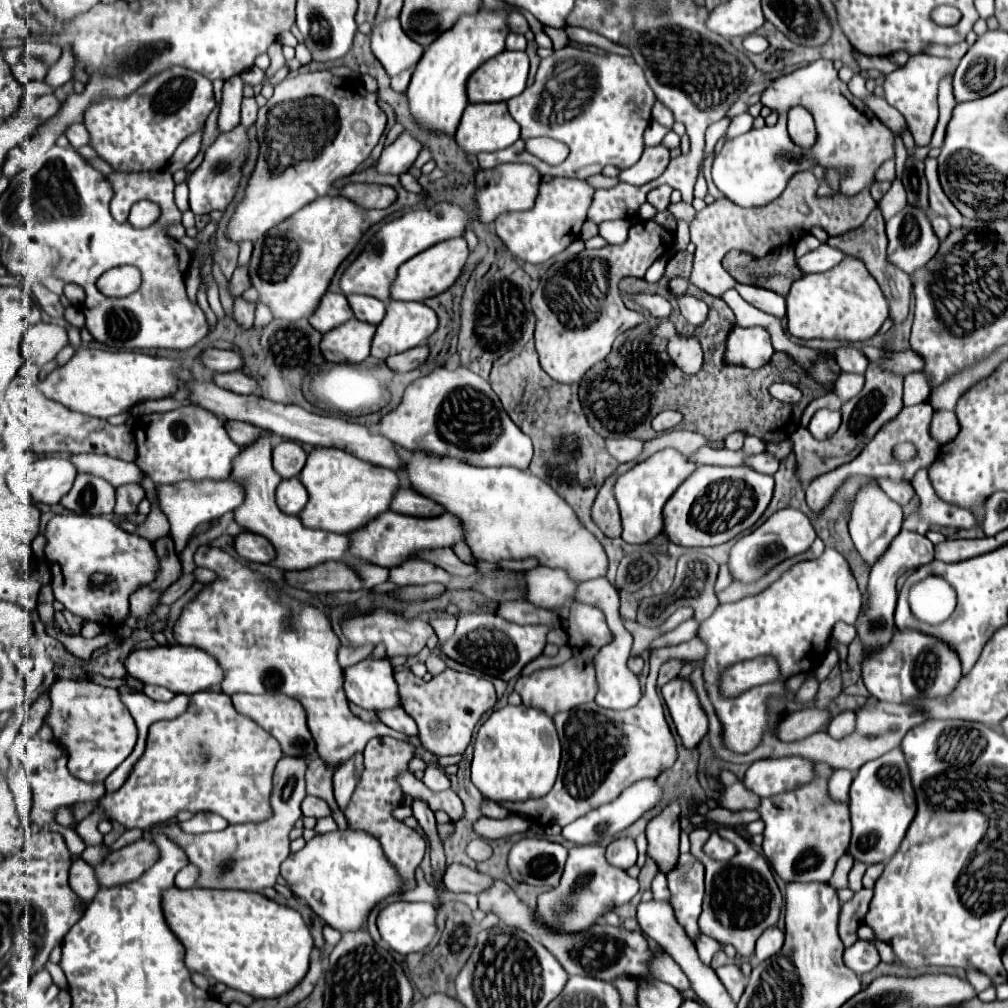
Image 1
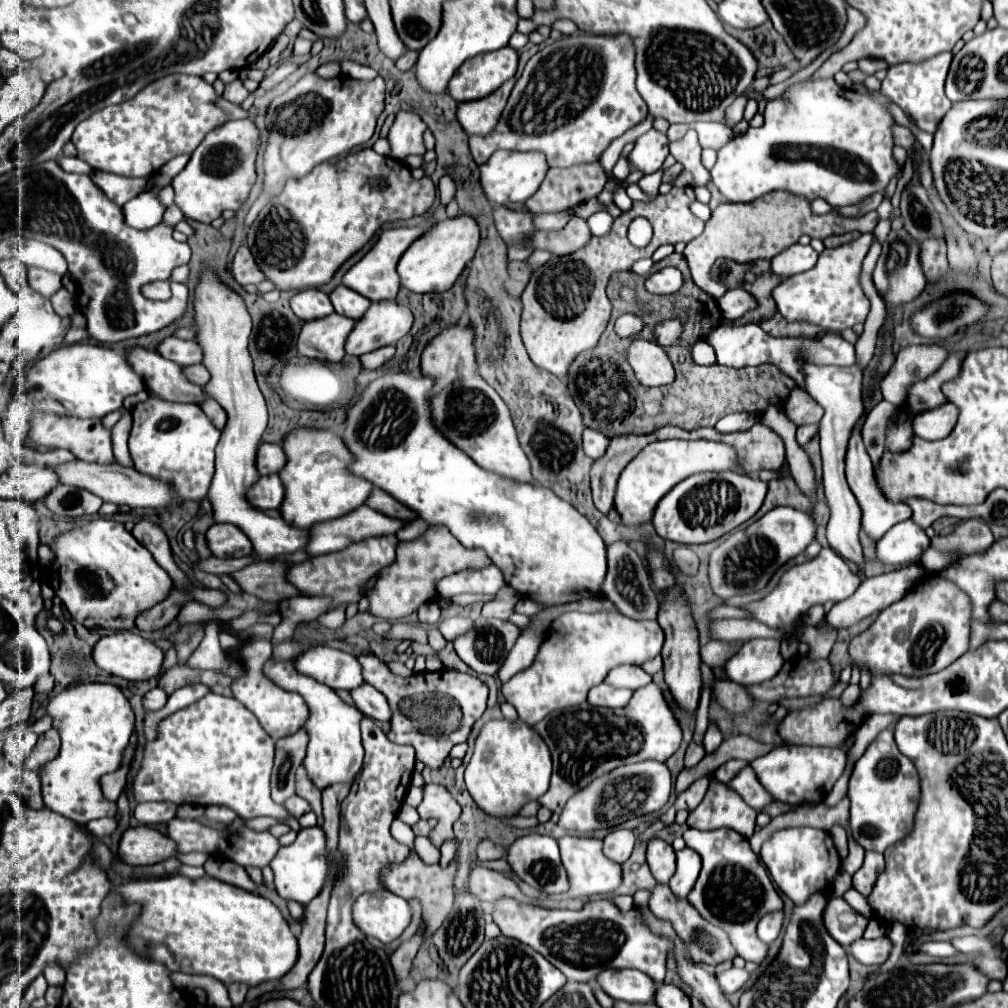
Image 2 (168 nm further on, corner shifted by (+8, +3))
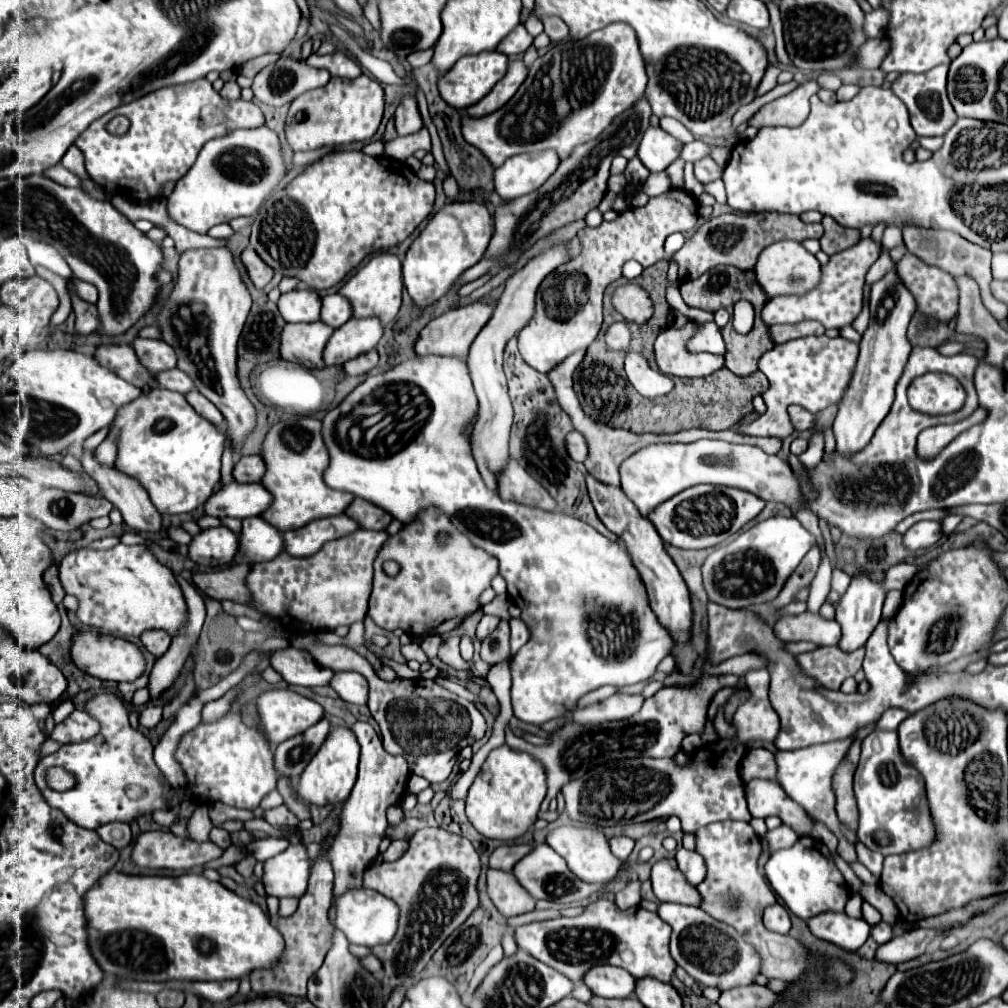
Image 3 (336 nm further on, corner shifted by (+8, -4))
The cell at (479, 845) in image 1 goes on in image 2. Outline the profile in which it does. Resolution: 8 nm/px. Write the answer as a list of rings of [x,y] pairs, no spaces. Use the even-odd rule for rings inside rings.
[[[490,840],[480,842],[478,846],[478,860],[486,862],[486,860],[498,860],[498,858],[506,858],[506,846],[494,844]]]

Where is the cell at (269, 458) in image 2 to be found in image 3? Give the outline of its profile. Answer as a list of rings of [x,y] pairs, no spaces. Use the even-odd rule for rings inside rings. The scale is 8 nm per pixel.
[[[248,455],[242,457],[234,465],[234,479],[240,483],[260,483],[266,473],[266,465],[262,455]]]

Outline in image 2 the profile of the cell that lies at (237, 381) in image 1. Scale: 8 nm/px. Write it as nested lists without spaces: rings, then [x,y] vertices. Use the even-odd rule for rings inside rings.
[[[202,364],[186,366],[184,368],[184,376],[188,376],[188,380],[192,380],[194,384],[200,384],[200,386],[204,386],[210,380],[210,374],[208,374],[208,370]]]

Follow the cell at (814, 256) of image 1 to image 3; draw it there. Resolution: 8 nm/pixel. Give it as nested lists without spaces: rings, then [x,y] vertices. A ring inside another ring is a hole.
[[[782,241],[774,243],[772,247],[766,247],[754,267],[758,283],[764,287],[768,297],[776,295],[794,295],[794,293],[804,293],[816,287],[820,281],[820,263],[818,259],[808,253],[800,243],[796,241]]]

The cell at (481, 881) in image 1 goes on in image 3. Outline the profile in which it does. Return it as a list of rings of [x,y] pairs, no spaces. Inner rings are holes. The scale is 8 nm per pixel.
[[[488,869],[486,887],[488,887],[488,897],[504,917],[528,913],[536,905],[536,901],[524,891],[524,887],[520,887],[520,883],[512,873]]]

